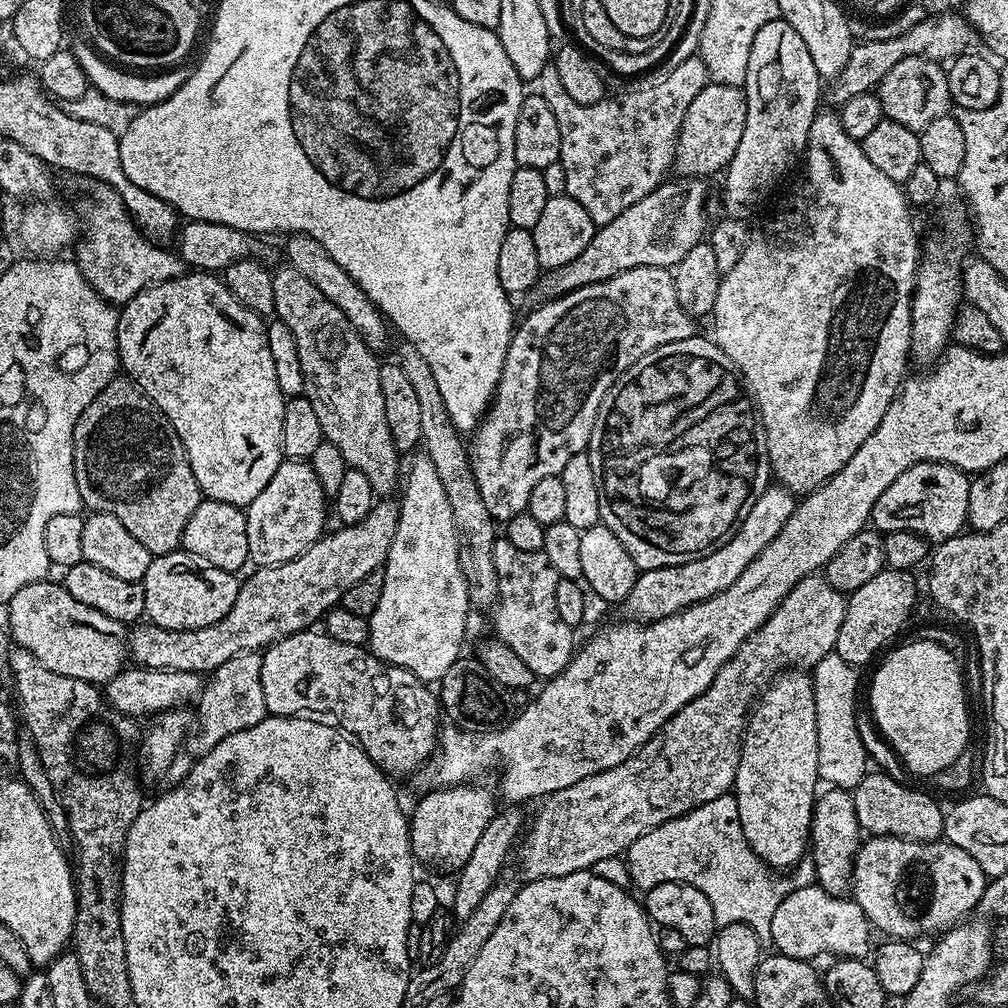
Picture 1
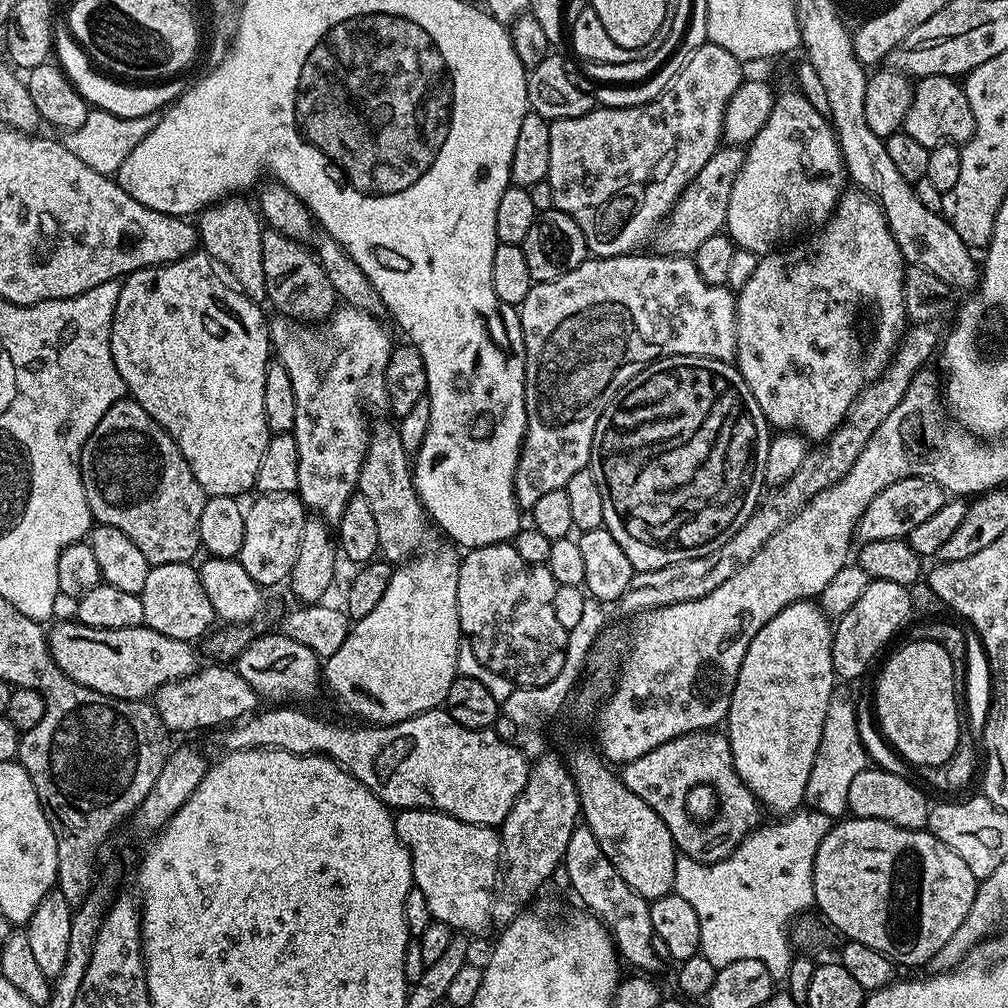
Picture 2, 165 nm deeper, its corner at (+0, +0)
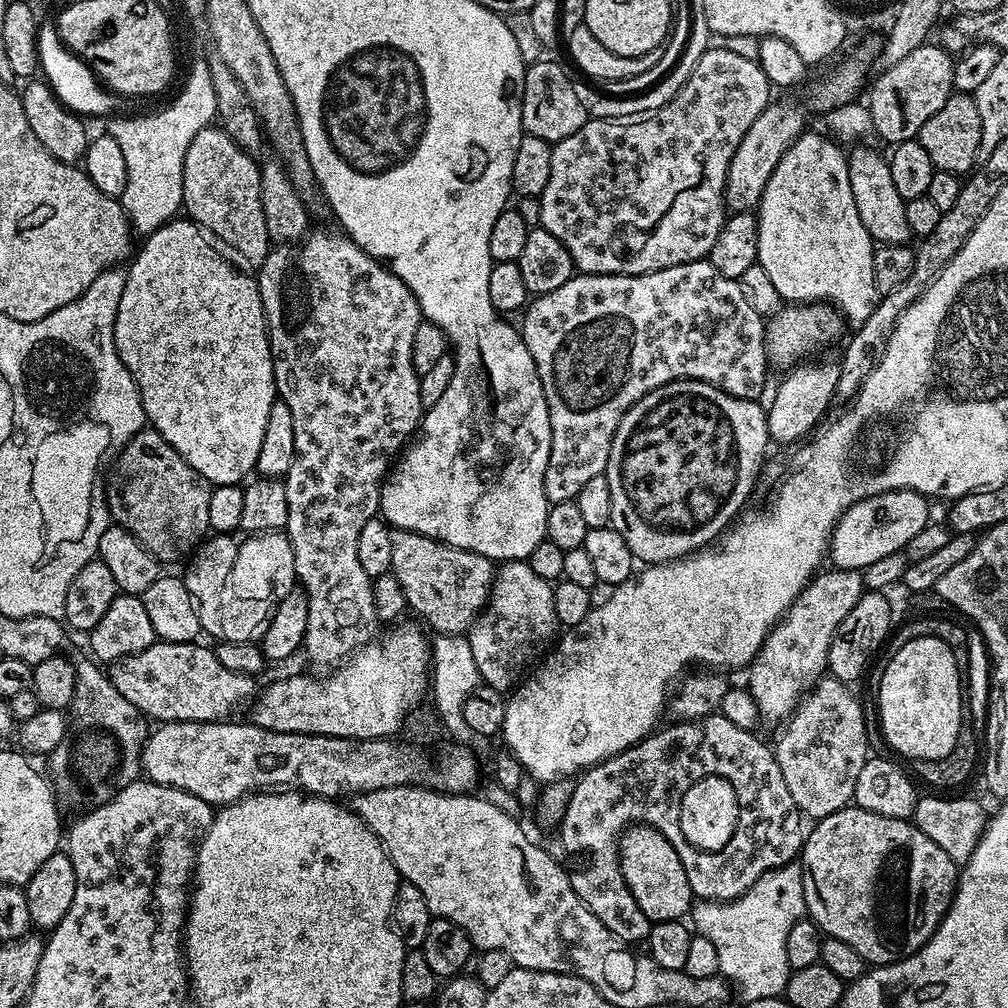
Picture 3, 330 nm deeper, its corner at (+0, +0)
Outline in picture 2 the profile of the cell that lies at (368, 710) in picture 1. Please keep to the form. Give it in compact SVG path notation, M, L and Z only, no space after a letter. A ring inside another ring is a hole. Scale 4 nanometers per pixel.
M281 634L257 635L236 657L234 667L250 682L257 696L268 702L304 702L300 700L310 699L322 684L321 658L308 646Z

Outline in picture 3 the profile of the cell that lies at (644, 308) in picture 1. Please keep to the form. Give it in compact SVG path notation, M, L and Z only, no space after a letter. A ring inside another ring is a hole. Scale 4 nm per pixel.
M707 258L686 262L678 266L666 266L666 270L654 270L650 274L638 274L637 276L615 276L614 274L573 274L558 290L550 290L546 294L535 297L523 309L524 328L522 335L526 346L530 350L530 358L534 358L534 366L538 370L538 378L542 382L542 390L546 394L546 406L550 410L550 460L546 462L546 476L544 489L546 498L552 504L563 500L575 500L576 496L590 482L590 478L603 476L604 467L608 465L610 454L610 442L614 438L614 430L618 430L618 422L646 394L650 394L655 388L666 386L675 380L701 380L721 388L726 394L737 396L743 400L759 401L764 392L764 383L768 380L770 365L768 363L768 351L764 346L765 317L758 314L746 303L742 294L742 286L739 280L731 280L718 270Z

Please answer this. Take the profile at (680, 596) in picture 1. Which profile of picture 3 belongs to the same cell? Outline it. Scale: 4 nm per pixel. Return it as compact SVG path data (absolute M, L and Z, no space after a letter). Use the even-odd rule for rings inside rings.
M820 358L797 363L781 375L784 377L772 396L772 405L767 405L766 408L769 441L776 443L777 440L780 444L792 444L800 439L803 441L829 415L828 407L831 406L832 400L837 399L836 387L840 377L840 365L835 359L816 359Z

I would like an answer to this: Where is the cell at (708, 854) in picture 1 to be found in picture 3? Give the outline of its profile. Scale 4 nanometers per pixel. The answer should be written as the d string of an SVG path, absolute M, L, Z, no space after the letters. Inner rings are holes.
M793 862L770 870L758 878L738 898L700 898L693 903L690 911L690 924L699 935L710 938L714 951L718 954L719 975L727 978L734 985L734 992L744 1002L749 1000L775 1000L783 997L784 987L790 975L786 962L786 937L790 934L790 926L796 920L805 919L804 891L802 890L802 874L799 863Z

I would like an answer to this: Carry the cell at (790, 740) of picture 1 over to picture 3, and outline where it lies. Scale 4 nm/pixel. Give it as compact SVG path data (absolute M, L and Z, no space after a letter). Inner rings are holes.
M833 567L832 572L817 571L758 650L747 669L746 687L758 706L761 717L787 721L800 697L825 675L830 654L830 642L846 614L864 595L864 577L857 570Z

